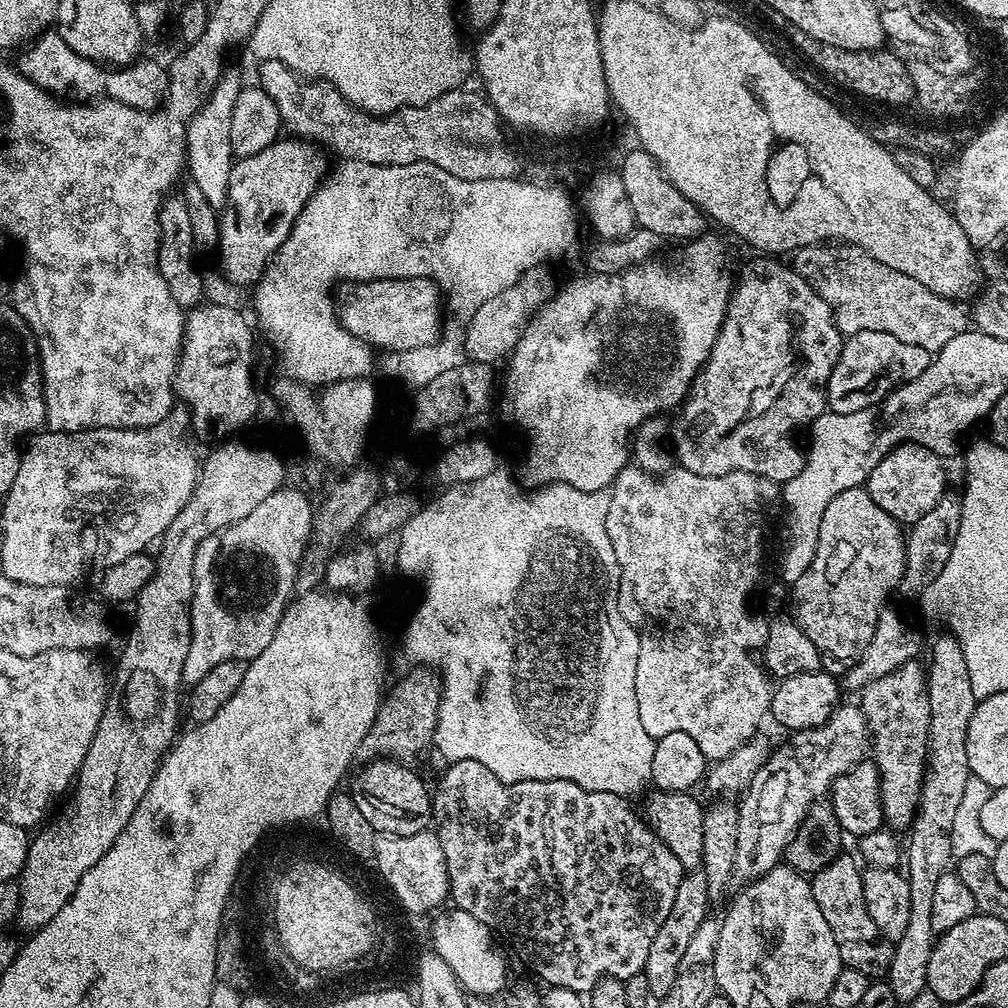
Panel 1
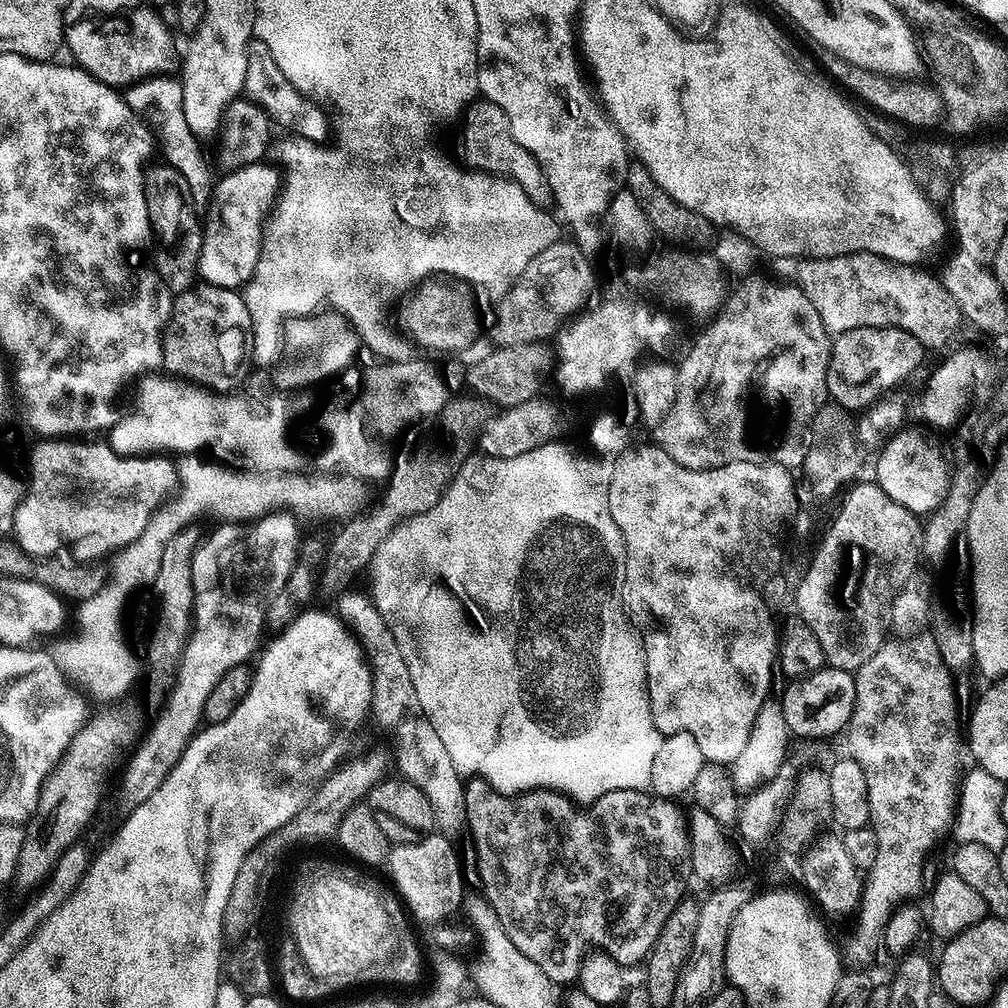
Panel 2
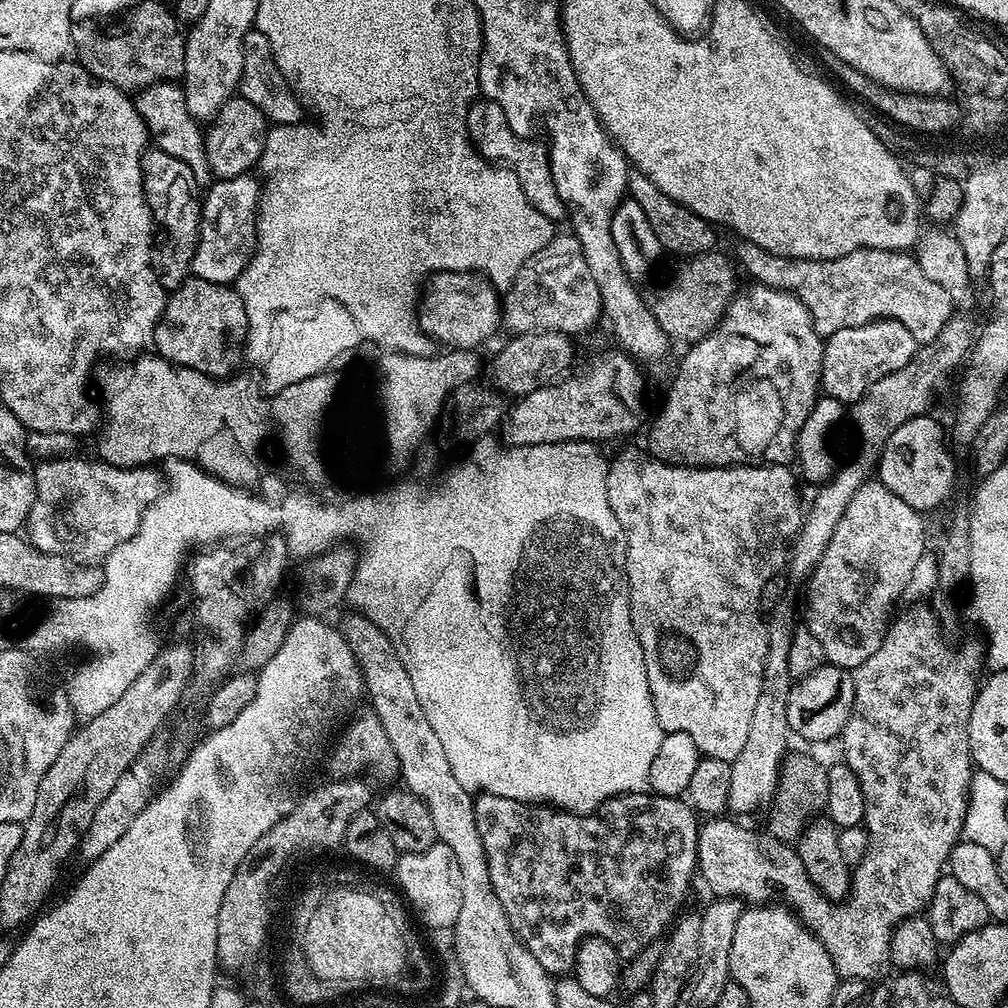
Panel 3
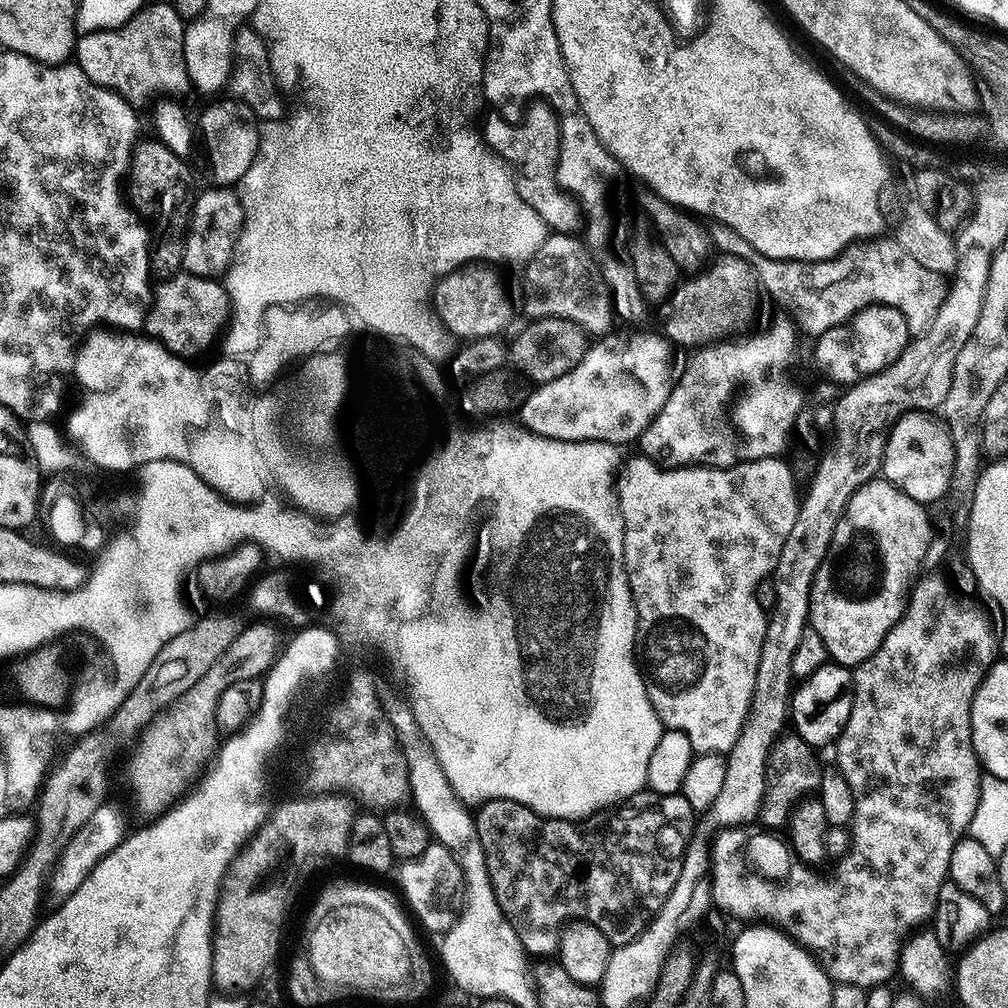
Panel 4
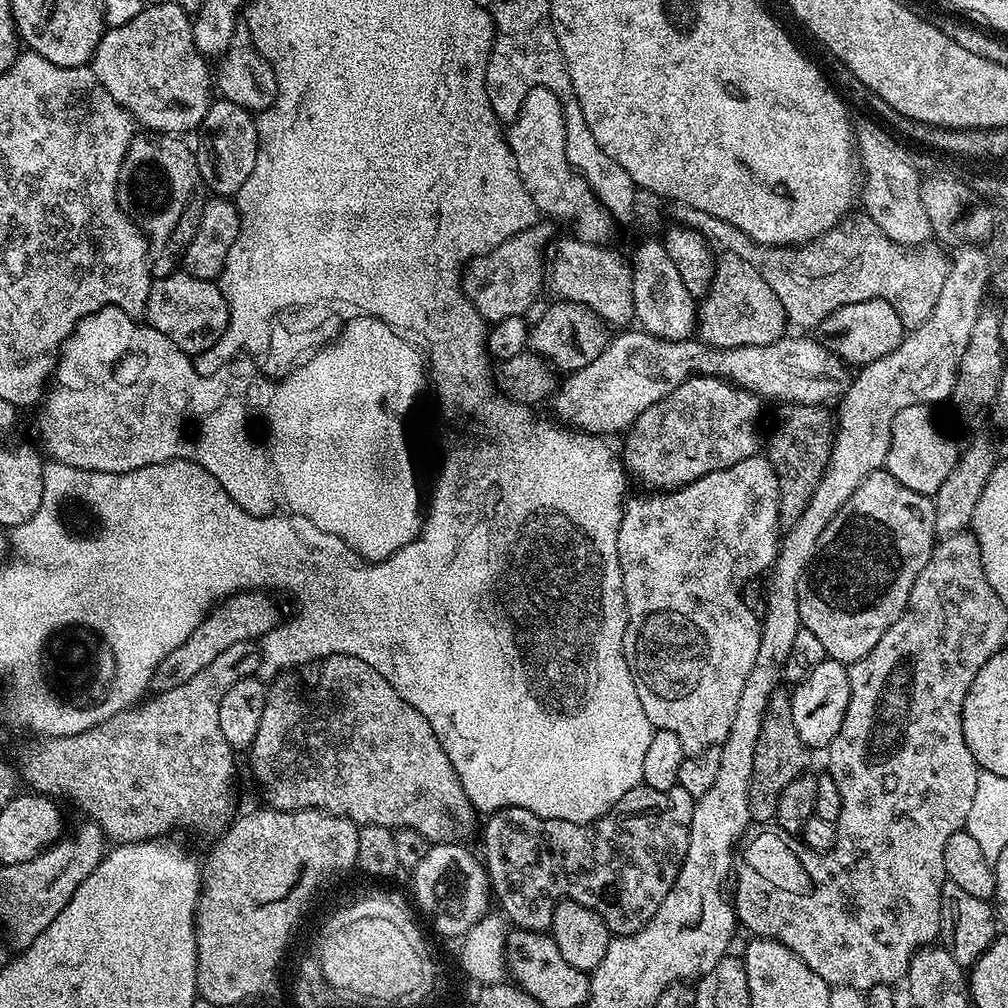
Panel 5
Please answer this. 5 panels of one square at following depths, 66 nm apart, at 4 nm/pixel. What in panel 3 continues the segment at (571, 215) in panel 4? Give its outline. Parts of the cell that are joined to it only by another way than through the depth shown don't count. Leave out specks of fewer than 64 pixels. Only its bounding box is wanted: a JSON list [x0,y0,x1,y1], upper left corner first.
[468,99,566,222]

